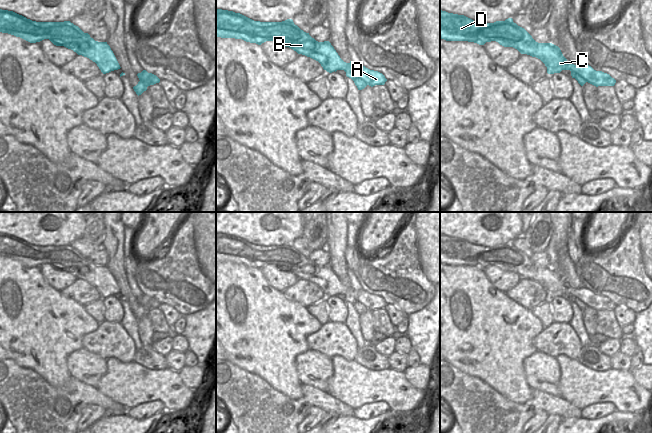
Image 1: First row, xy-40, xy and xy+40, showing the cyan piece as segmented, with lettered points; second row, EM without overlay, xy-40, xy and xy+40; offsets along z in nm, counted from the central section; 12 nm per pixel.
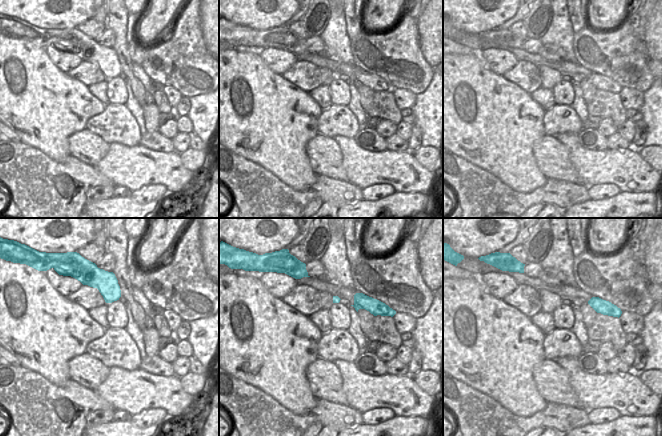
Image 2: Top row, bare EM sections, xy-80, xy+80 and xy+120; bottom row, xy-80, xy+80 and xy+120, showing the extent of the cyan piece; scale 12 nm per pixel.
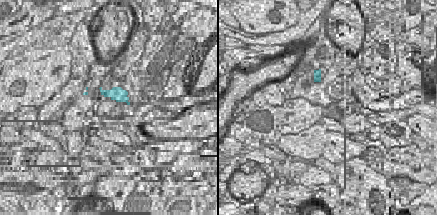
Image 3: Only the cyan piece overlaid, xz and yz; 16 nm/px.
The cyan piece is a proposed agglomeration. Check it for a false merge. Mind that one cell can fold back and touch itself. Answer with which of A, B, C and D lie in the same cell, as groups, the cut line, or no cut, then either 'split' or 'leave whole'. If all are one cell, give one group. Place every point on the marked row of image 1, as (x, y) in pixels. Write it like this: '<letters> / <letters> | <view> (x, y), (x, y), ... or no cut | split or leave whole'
A B C D | no cut | leave whole

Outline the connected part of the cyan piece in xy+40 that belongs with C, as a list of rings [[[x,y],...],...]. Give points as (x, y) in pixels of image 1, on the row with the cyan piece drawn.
[[[440,10],[440,39],[468,41],[479,45],[496,41],[504,47],[513,47],[521,54],[540,59],[548,74],[570,70],[572,78],[583,86],[586,82],[598,86],[614,86],[616,80],[609,74],[596,71],[585,63],[574,65],[563,56],[560,48],[552,43],[538,43],[512,18],[494,23],[474,21],[464,15]]]

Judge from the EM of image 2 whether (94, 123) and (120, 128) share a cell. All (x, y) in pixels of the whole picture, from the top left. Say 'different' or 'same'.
same

